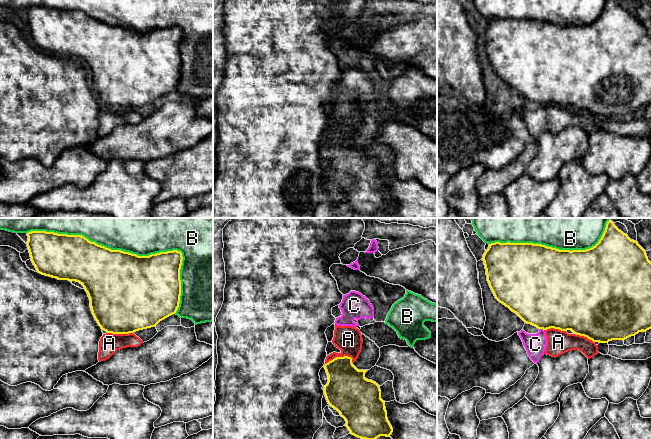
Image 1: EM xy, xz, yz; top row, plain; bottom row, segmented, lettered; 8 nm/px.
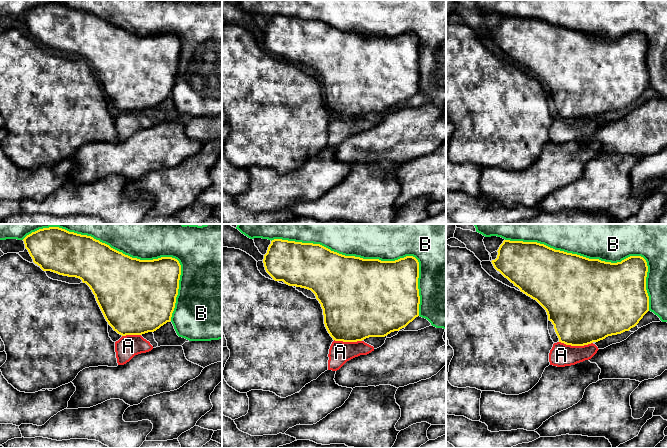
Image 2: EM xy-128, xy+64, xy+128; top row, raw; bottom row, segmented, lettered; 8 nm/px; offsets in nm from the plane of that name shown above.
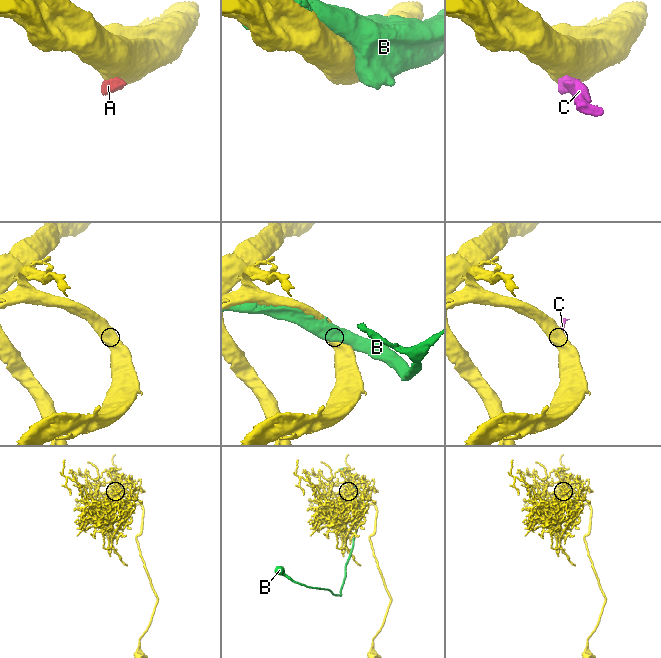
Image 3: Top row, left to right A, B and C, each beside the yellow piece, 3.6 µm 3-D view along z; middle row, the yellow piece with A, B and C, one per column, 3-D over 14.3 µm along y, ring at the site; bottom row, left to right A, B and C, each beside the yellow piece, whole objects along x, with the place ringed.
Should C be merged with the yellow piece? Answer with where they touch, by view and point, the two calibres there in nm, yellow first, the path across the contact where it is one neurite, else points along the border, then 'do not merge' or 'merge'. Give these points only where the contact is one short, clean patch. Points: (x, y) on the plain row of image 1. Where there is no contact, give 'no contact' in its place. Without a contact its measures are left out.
contact yz (542, 104); calibres 500 and 180 nm; border yz (540, 104), (544, 106); do not merge

